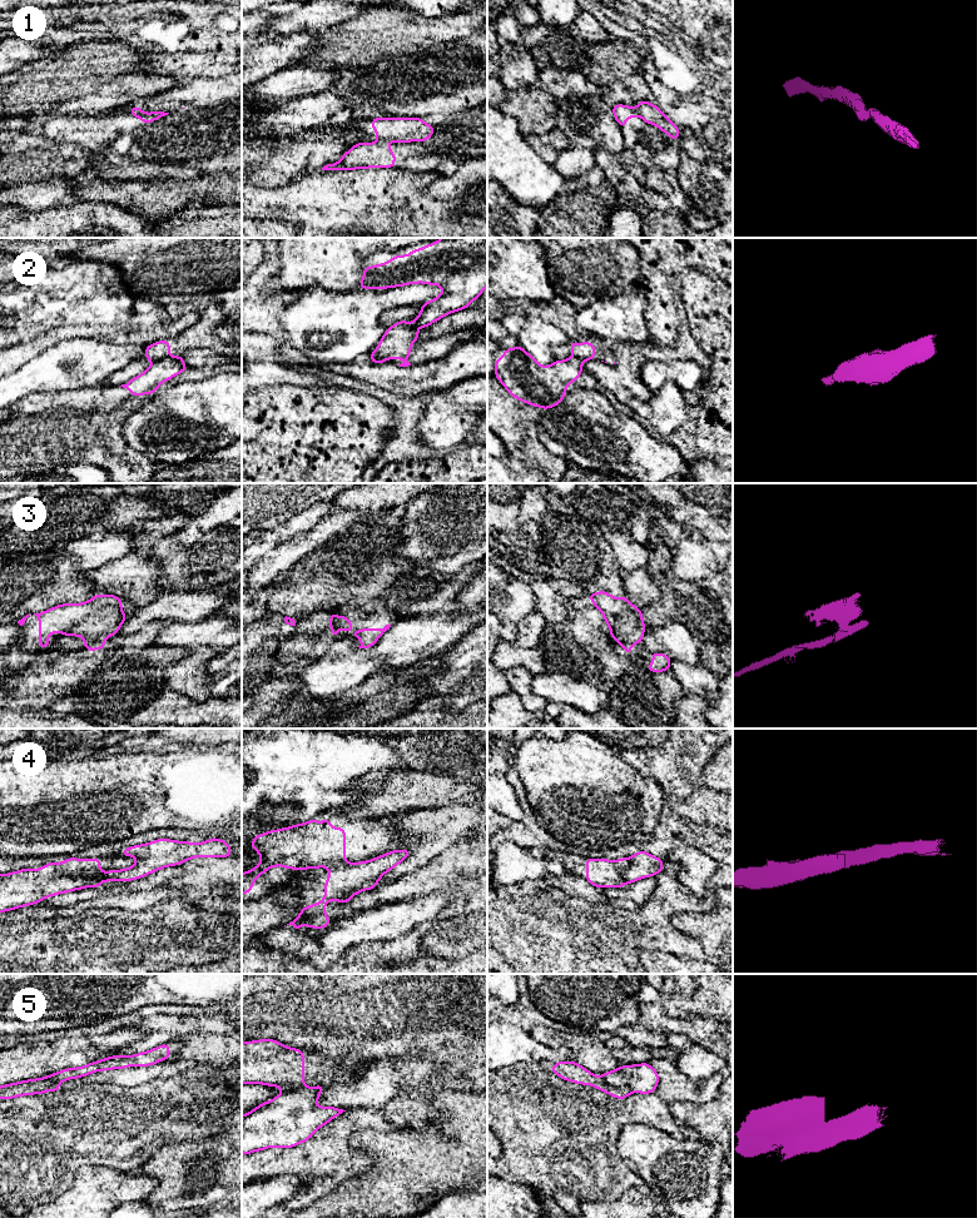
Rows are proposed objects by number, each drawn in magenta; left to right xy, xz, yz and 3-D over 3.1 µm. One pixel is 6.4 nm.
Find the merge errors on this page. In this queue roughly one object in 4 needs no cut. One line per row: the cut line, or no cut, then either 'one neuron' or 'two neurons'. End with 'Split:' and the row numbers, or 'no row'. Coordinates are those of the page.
1: xz (377, 140), (388, 143) | two neurons
2: xy (169, 356), (154, 362) | two neurons
3: xy (102, 641), (94, 641), (85, 647) | two neurons
4: xy (85, 874), (100, 879) | two neurons
5: yz (601, 1075), (613, 1085), (628, 1085), (633, 1090) | two neurons
Split: 1, 2, 3, 4, 5

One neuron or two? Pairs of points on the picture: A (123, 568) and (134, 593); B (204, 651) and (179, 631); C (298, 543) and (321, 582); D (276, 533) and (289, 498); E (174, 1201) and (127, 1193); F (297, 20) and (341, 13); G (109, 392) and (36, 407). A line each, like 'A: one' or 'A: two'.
A: one
B: two
C: two
D: two
E: two
F: one
G: one

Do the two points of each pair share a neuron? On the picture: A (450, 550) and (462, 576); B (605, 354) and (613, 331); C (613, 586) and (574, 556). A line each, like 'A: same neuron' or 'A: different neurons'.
A: different neurons
B: different neurons
C: same neuron

